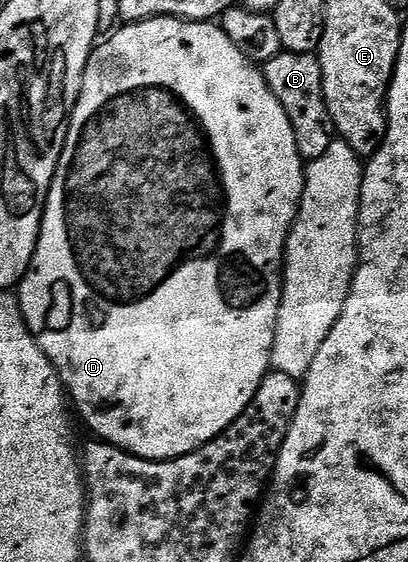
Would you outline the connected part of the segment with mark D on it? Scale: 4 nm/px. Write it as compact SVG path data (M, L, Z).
M157 16L151 20L127 24L119 29L111 40L104 41L105 39L103 39L90 53L90 61L82 75L82 89L78 95L78 101L73 112L70 113L70 123L66 125L66 141L62 147L62 157L46 199L46 208L42 212L42 229L38 235L38 245L29 270L24 274L22 283L17 285L16 295L18 304L22 307L22 316L26 319L28 330L34 335L40 350L44 350L44 354L57 370L58 376L62 380L62 387L66 389L69 403L72 405L77 419L79 416L94 431L93 435L97 439L104 440L108 444L115 444L130 456L139 456L145 460L175 460L184 454L192 454L197 448L212 442L212 438L216 438L224 430L228 430L228 426L232 426L232 422L236 422L236 418L240 418L240 414L244 414L248 402L252 402L256 390L260 390L262 379L266 377L267 372L271 371L270 351L276 334L276 322L282 301L282 269L286 255L286 239L290 228L294 225L300 198L304 194L306 169L300 150L296 146L296 134L292 122L288 118L288 114L284 114L284 106L280 106L276 94L272 94L263 69L255 61L248 59L217 23L177 20L175 16Z

